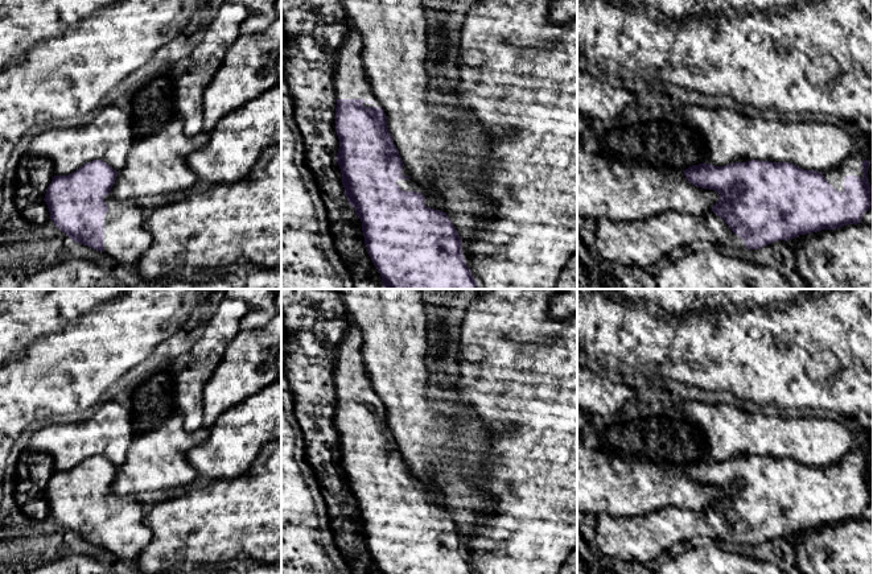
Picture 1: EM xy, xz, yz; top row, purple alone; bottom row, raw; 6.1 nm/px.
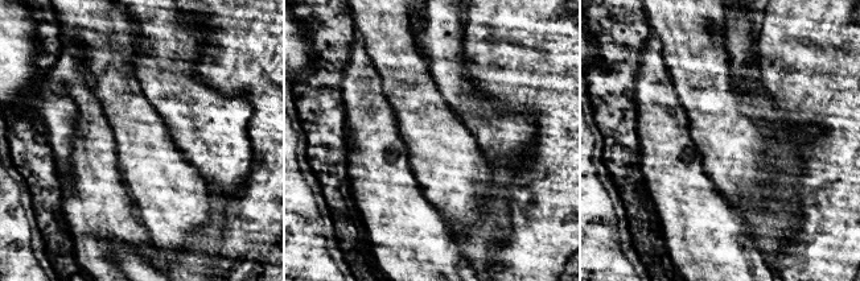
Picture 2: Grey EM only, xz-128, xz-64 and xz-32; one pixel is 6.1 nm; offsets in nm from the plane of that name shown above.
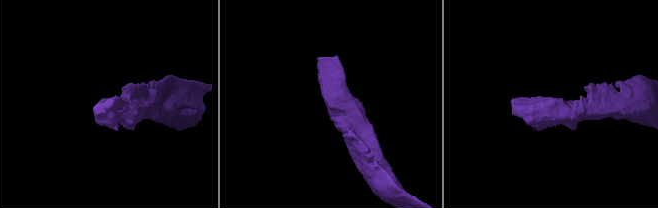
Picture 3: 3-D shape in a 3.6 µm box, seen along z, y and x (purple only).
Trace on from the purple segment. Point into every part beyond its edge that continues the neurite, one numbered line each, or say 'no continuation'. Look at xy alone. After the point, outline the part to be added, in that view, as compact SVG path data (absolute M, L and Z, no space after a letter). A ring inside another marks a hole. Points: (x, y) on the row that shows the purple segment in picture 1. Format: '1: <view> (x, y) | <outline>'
1: xy (126, 239) | M104 197L108 212L104 215L104 253L120 264L135 267L152 244L152 235L144 227L141 205L137 201L116 201Z

